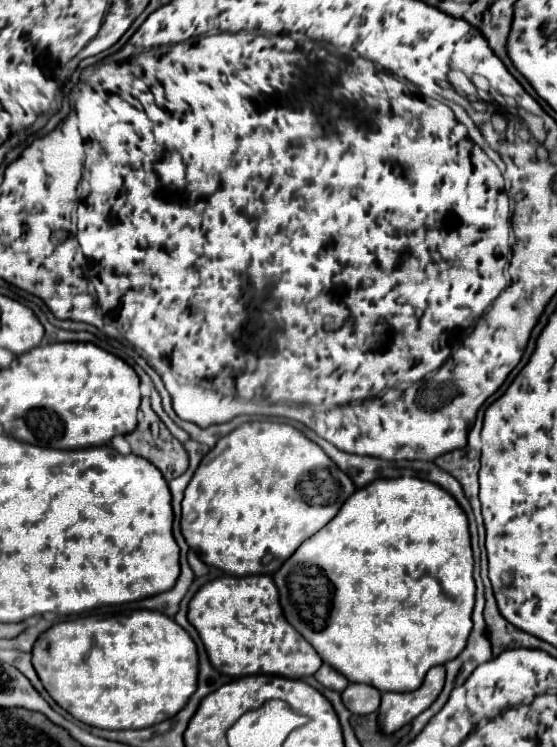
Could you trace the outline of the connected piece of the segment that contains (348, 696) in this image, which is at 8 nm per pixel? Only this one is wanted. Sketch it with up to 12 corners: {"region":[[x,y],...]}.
{"region":[[367,684],[341,692],[345,708],[359,716],[379,710],[381,692]]}

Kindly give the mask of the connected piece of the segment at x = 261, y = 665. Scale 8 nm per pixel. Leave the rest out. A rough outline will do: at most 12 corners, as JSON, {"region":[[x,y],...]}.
{"region":[[221,576],[189,602],[229,678],[313,676],[271,576]]}

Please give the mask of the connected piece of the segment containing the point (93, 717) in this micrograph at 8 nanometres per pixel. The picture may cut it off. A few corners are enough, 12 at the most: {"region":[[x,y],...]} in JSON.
{"region":[[91,614],[33,646],[83,724],[137,730],[197,688],[169,616]]}

